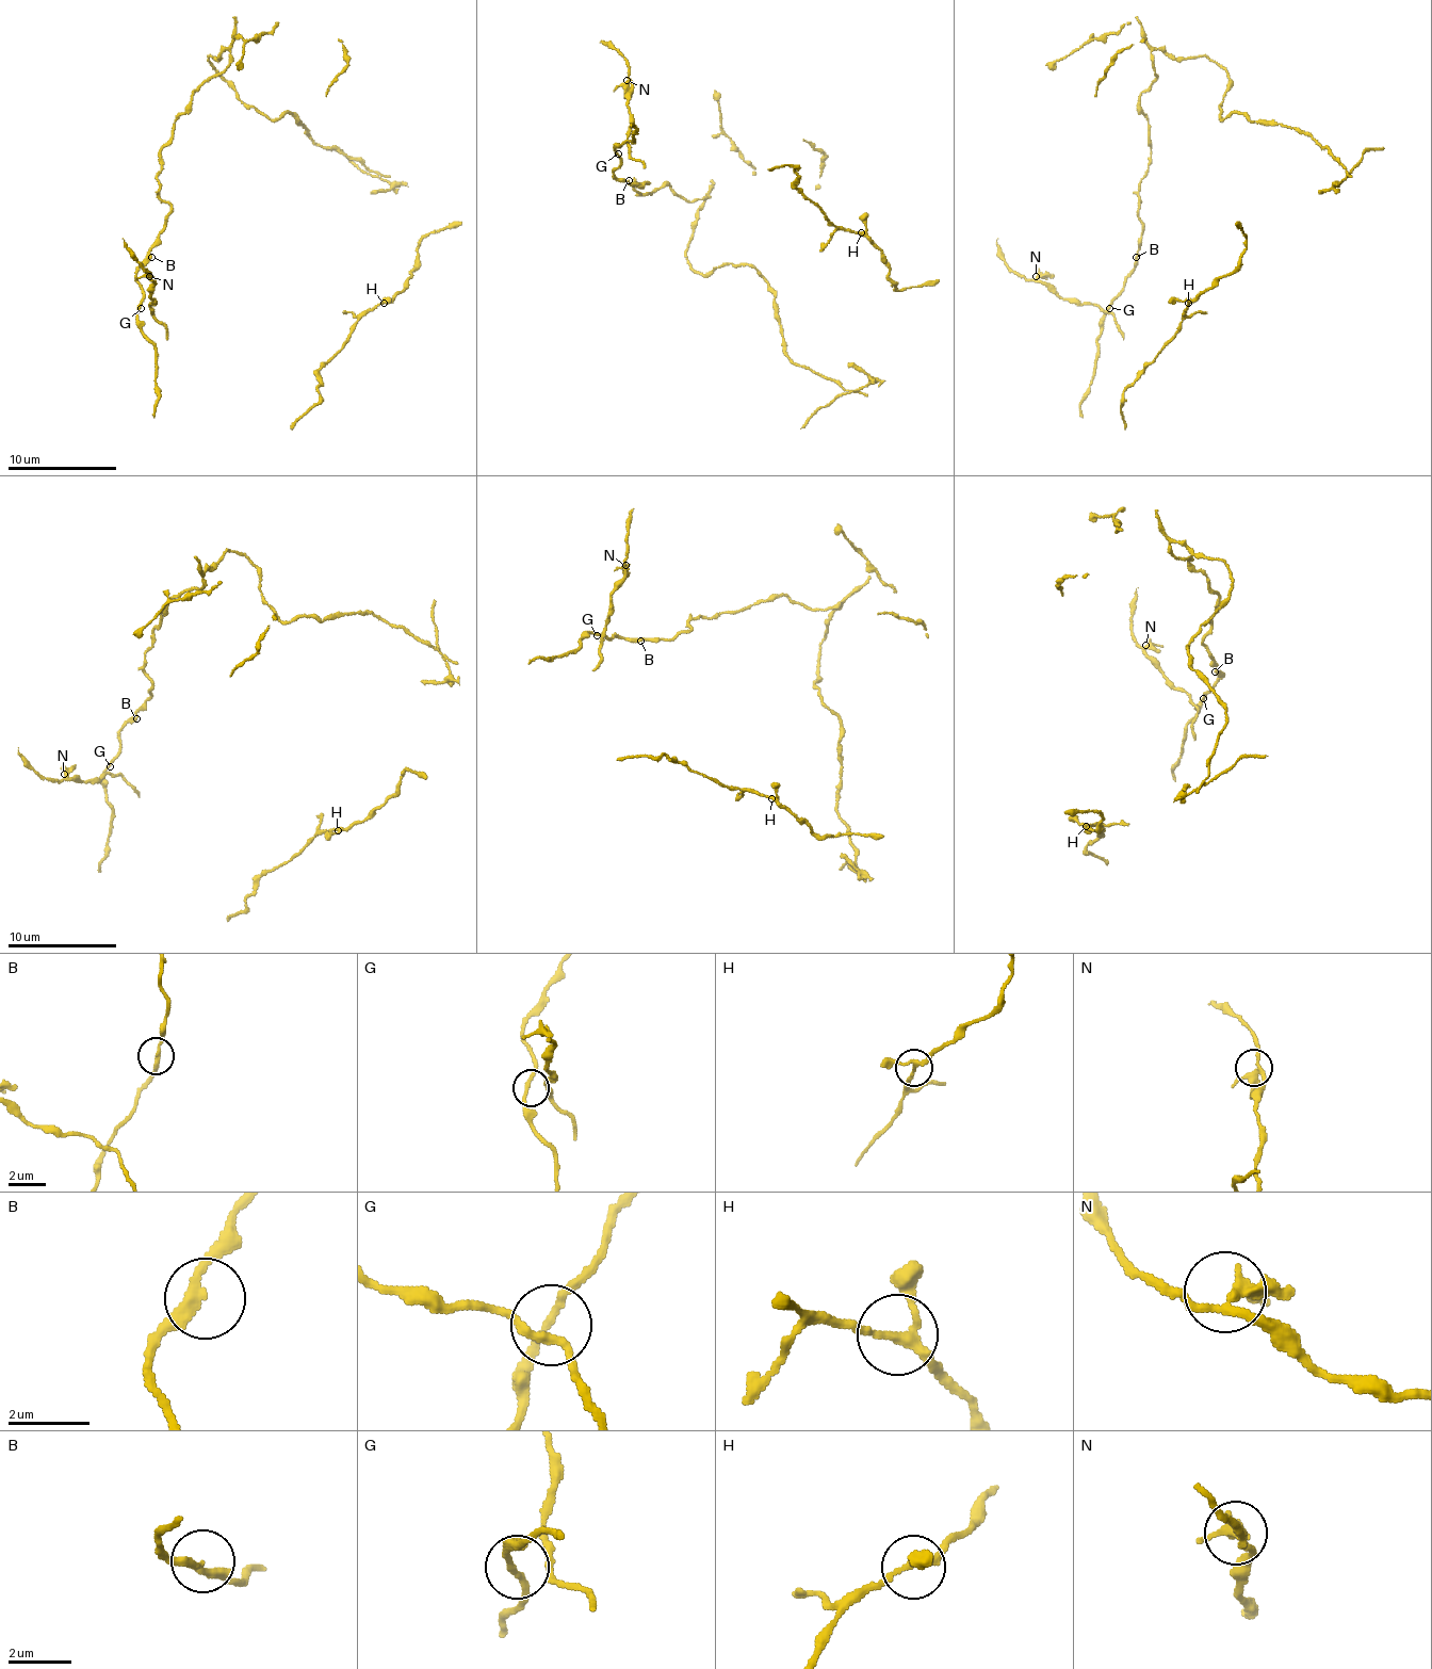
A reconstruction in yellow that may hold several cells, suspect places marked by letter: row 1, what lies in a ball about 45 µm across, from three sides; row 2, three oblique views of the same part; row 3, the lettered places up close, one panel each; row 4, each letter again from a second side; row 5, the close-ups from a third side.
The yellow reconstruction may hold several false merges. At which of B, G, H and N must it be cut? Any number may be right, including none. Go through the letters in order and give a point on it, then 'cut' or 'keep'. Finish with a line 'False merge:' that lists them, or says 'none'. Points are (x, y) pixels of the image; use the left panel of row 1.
B: at (151, 257); keep
G: at (141, 308); keep
H: at (384, 303); keep
N: at (149, 276); keep
False merge: none

